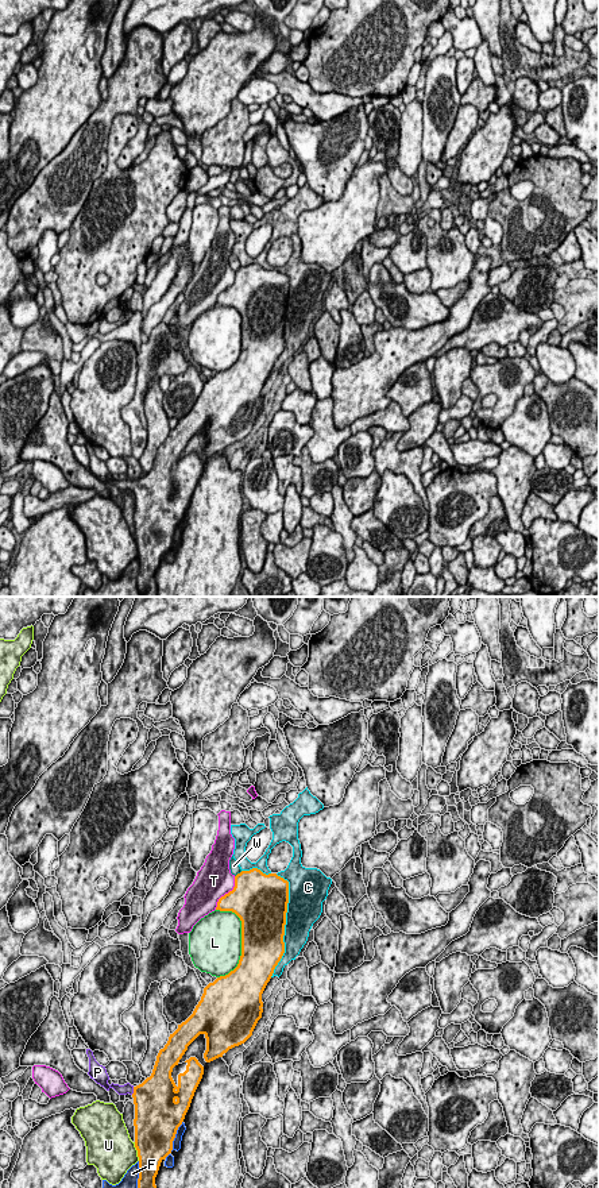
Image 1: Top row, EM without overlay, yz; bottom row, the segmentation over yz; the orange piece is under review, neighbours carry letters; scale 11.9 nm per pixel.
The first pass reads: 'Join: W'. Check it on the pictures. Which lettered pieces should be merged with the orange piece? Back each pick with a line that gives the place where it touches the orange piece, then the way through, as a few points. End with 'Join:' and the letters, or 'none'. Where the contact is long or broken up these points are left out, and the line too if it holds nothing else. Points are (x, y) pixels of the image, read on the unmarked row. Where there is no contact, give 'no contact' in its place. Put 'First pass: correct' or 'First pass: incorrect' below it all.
P: contact yz (134, 486); way yz (153, 494), (134, 486), (127, 483)
Join: P
First pass: incorrect

